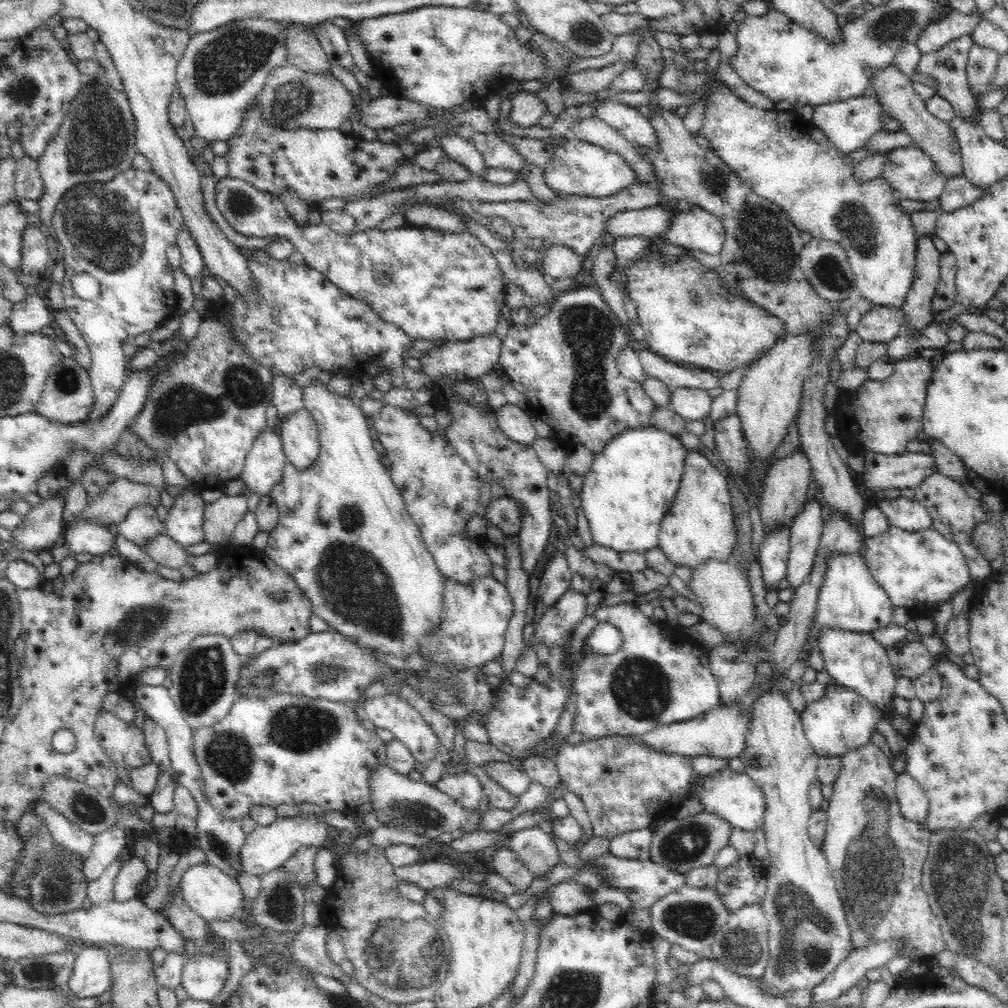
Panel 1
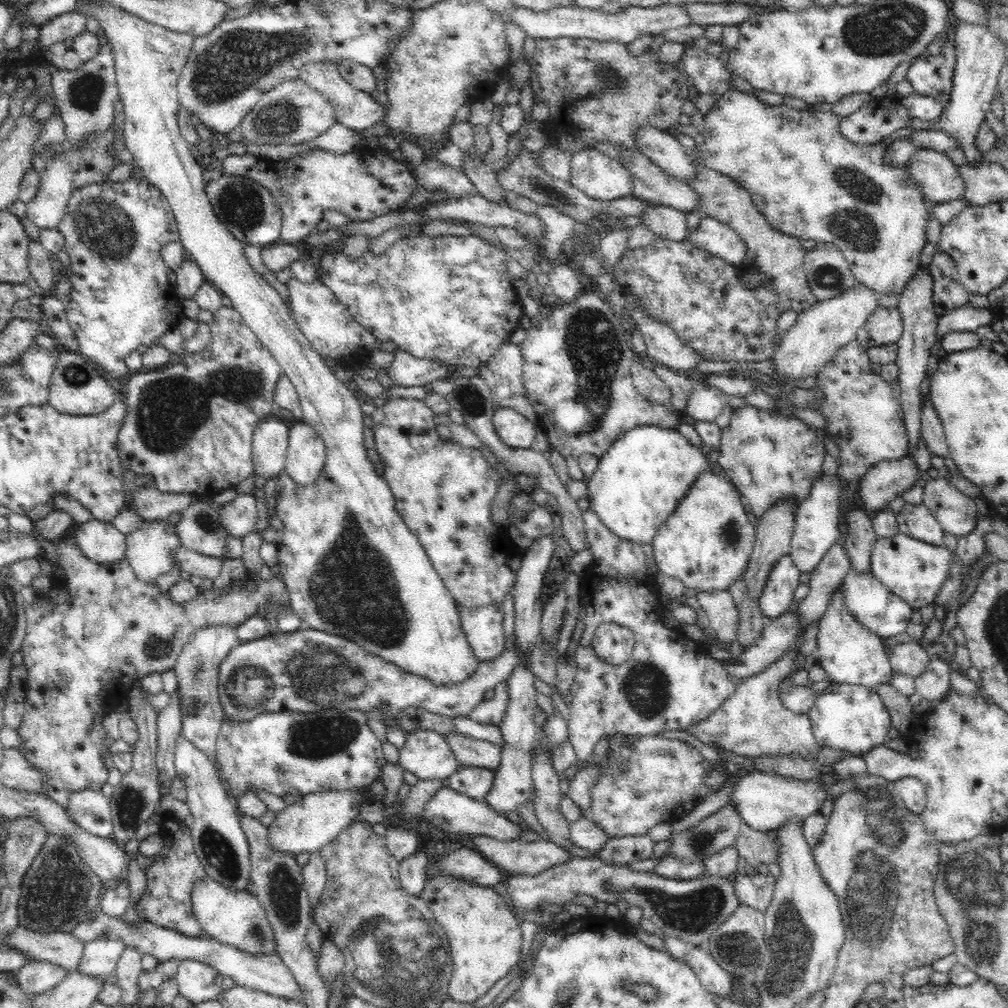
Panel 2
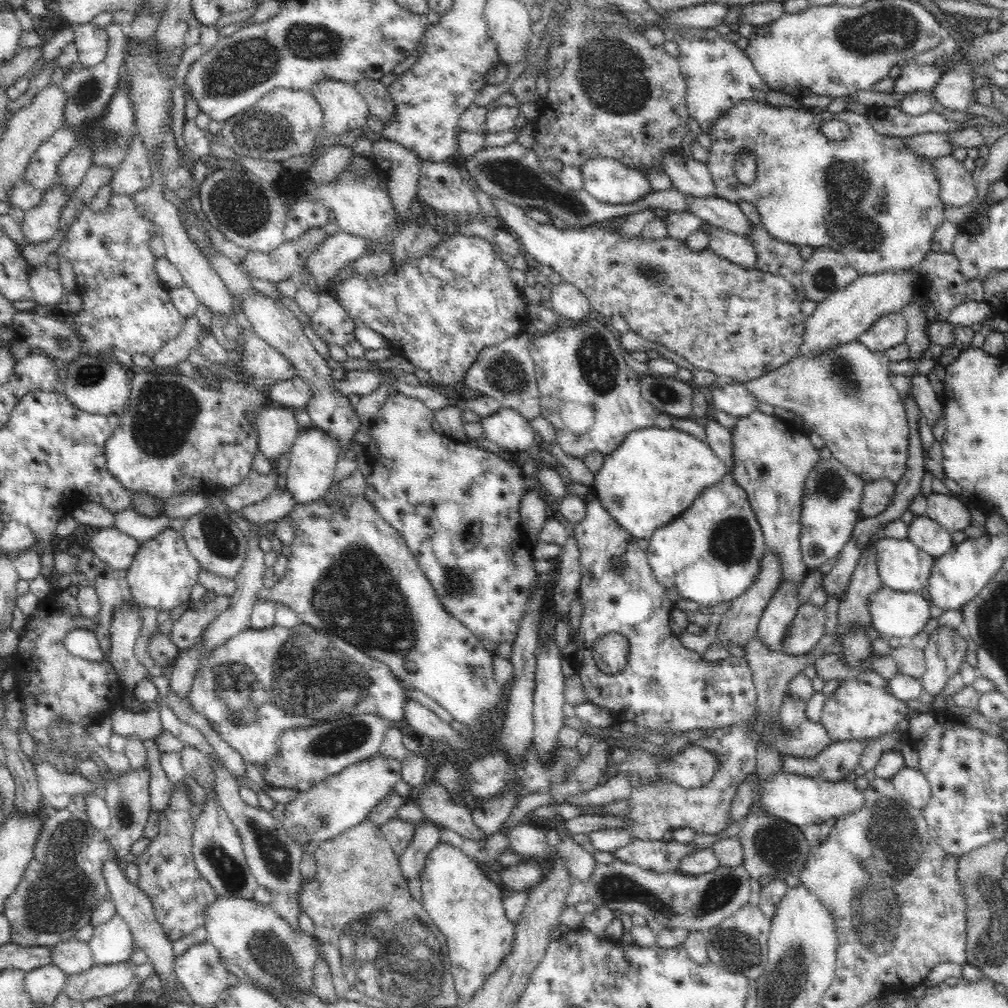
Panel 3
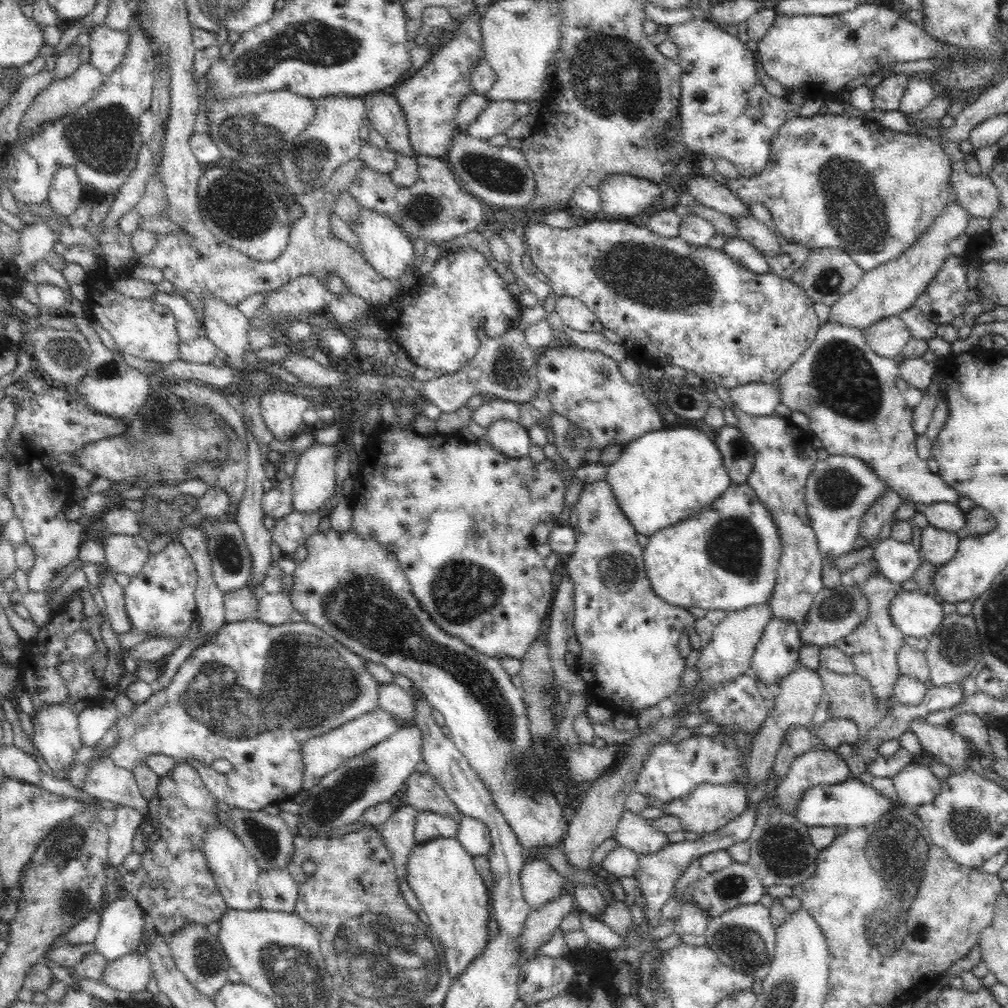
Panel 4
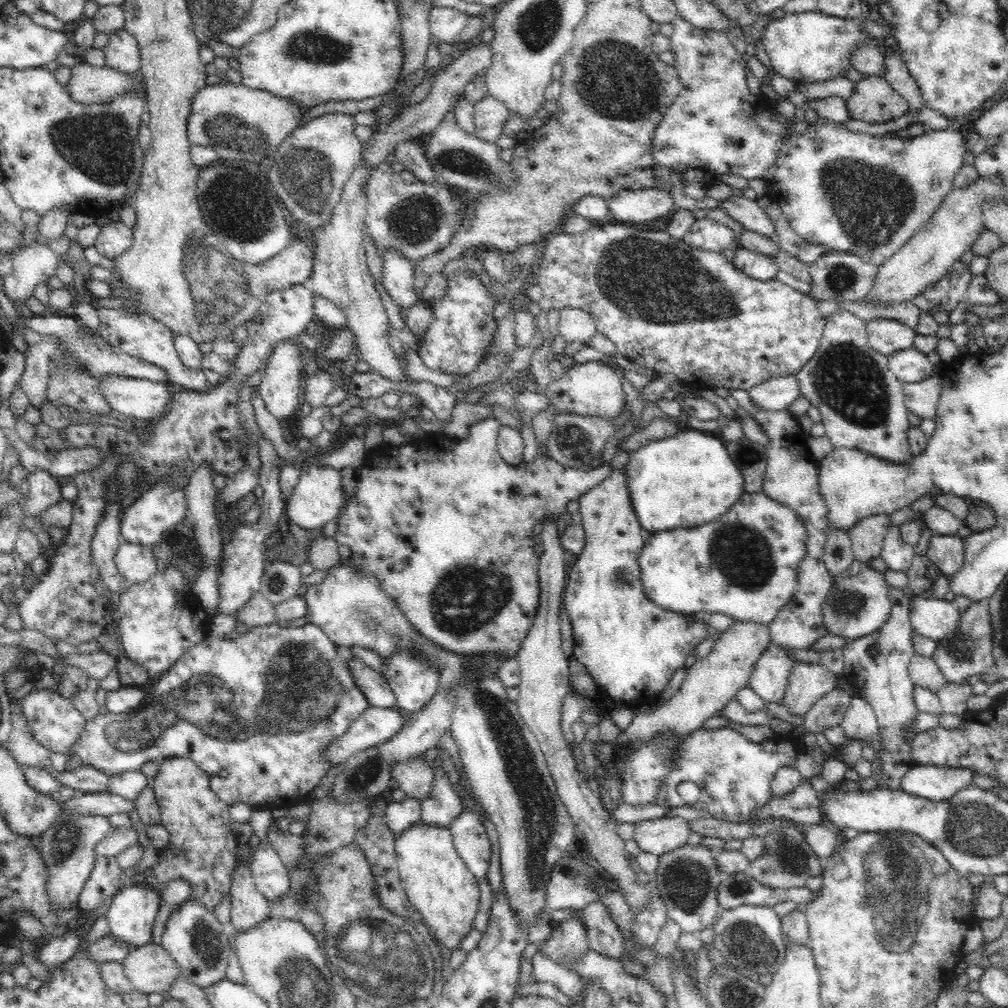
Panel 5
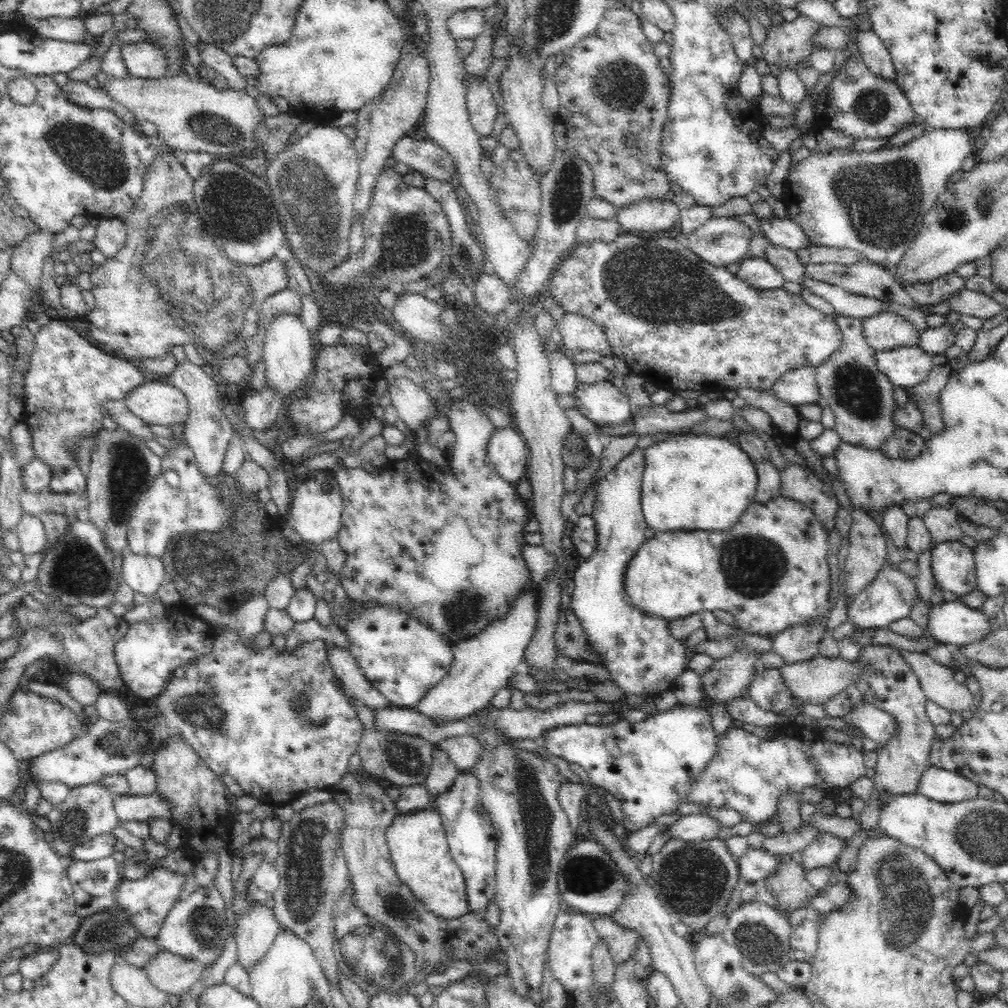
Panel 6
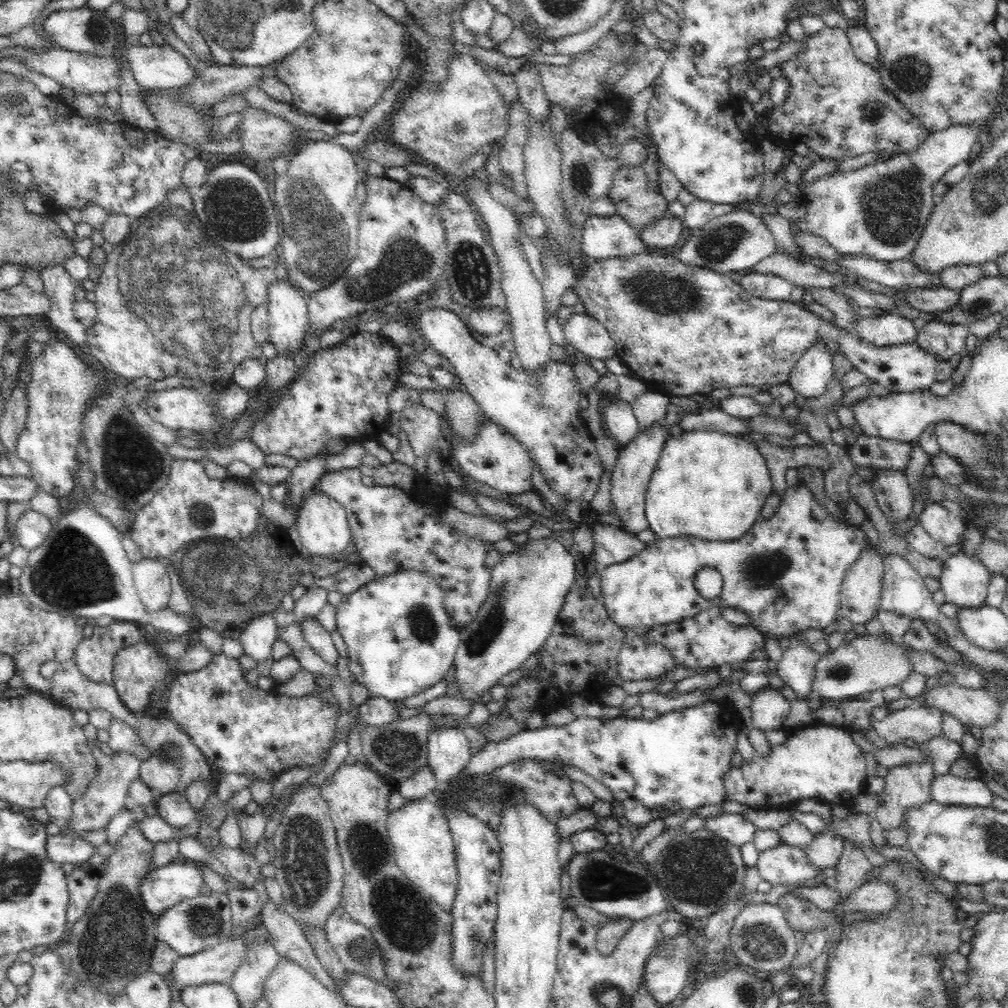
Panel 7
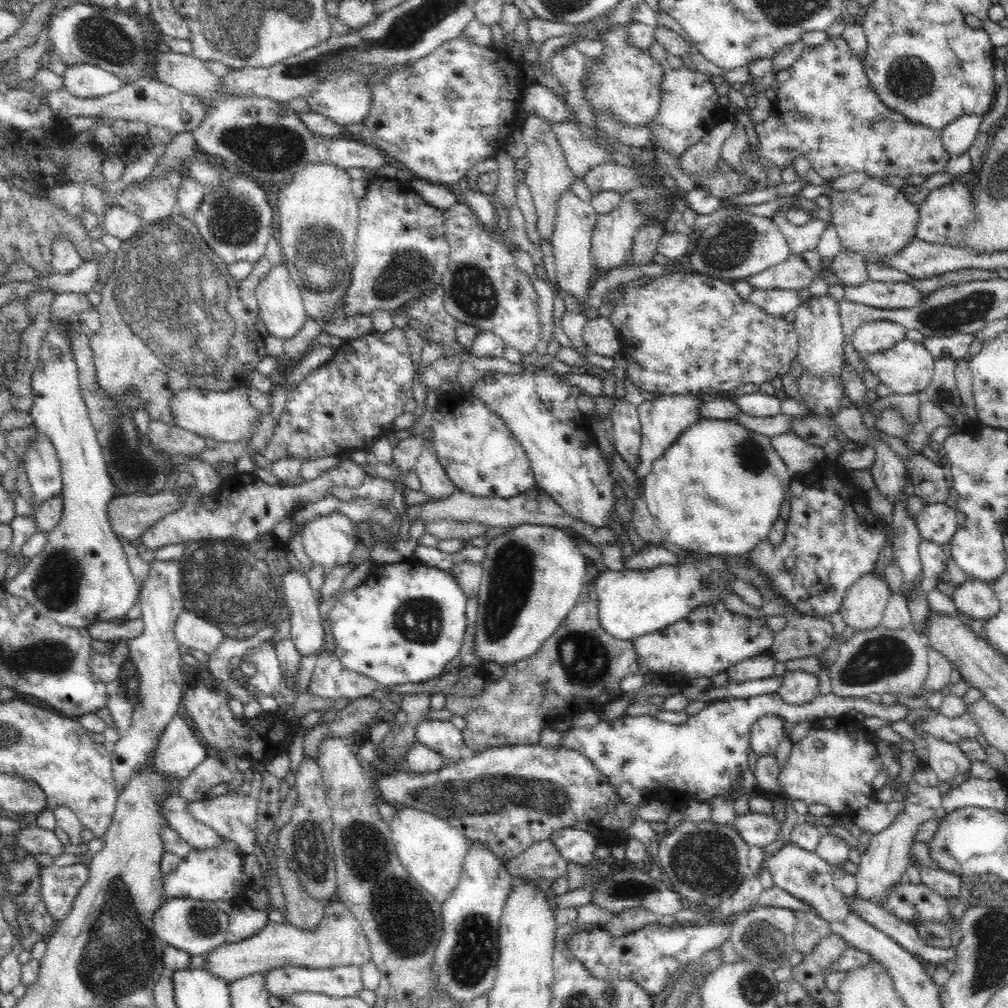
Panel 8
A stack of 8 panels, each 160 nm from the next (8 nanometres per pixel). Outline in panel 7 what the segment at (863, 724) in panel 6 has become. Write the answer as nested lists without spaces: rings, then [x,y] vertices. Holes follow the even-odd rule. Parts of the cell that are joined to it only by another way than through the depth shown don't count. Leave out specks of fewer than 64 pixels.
[[[935,706],[906,707],[889,711],[884,720],[871,722],[874,736],[879,735],[888,742],[920,744],[943,734],[943,710]]]

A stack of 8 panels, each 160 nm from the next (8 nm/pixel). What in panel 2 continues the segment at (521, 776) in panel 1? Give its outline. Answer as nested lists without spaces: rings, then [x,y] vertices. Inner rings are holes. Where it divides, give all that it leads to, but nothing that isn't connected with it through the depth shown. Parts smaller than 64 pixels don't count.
[[[452,730],[450,734],[442,735],[454,753],[458,769],[468,765],[488,767],[494,771],[498,768],[498,762],[500,762],[500,747],[498,745],[468,737],[456,730]]]

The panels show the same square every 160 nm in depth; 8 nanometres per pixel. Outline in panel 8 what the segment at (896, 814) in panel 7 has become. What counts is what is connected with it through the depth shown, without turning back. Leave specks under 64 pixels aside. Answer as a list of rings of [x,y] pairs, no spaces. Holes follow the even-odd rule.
[[[917,788],[906,794],[904,798],[904,812],[896,818],[896,822],[886,828],[883,832],[872,836],[869,840],[869,845],[861,855],[860,863],[857,864],[858,871],[855,873],[857,887],[854,892],[854,897],[858,899],[872,902],[883,907],[889,899],[887,894],[904,880],[904,874],[909,866],[913,863],[910,861],[912,848],[916,845],[916,834],[920,830],[920,826],[928,820],[937,818],[942,811],[942,796],[938,788]]]

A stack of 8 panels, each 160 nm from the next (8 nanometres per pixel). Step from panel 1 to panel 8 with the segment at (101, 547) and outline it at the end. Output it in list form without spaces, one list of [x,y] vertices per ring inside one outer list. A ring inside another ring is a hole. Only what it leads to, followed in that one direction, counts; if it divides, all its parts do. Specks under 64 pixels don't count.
[[[158,560],[149,562],[151,569],[148,579],[142,586],[141,617],[142,634],[136,638],[119,638],[113,641],[92,639],[90,646],[97,652],[110,652],[116,646],[128,646],[129,658],[133,659],[139,674],[139,703],[135,706],[131,725],[128,730],[115,742],[115,750],[111,756],[113,778],[118,792],[128,783],[130,774],[144,768],[148,758],[155,754],[159,737],[163,734],[168,723],[180,713],[183,697],[182,670],[183,661],[176,640],[174,625],[178,615],[185,609],[181,590],[182,574],[179,560]]]

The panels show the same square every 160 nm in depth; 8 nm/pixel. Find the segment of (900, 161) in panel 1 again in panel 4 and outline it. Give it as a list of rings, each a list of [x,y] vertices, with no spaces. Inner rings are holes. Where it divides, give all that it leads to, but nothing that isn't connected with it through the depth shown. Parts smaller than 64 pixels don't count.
[[[952,171],[951,186],[956,190],[957,203],[970,217],[986,218],[991,222],[1001,209],[999,190],[988,176]]]

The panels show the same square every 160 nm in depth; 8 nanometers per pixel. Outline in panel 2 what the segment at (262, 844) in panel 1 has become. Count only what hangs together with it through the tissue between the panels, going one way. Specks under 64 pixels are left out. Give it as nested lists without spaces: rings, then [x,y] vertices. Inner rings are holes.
[[[343,789],[312,792],[302,796],[296,802],[278,812],[275,820],[268,828],[270,845],[276,851],[288,852],[294,855],[319,852],[326,844],[333,842],[338,834],[358,821],[362,804],[372,798],[366,789]]]

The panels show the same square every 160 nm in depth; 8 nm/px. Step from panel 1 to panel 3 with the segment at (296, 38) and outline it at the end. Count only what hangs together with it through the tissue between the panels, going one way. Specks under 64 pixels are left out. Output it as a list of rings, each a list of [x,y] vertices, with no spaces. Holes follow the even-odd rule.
[[[323,80],[314,85],[311,93],[323,113],[321,135],[343,135],[370,120],[364,97],[350,84]]]

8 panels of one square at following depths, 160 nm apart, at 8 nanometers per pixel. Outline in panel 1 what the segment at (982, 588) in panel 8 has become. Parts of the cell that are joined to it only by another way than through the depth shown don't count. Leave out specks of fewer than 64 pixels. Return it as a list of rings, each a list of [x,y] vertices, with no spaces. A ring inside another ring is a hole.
[[[915,498],[880,499],[876,502],[876,506],[884,512],[889,523],[896,528],[906,530],[906,532],[932,529],[933,516]]]

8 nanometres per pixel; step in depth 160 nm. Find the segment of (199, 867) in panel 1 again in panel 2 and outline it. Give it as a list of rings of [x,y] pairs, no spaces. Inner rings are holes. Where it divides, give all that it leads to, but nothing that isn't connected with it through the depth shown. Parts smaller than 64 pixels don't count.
[[[208,875],[194,883],[191,893],[193,913],[201,925],[204,936],[250,955],[277,954],[274,929],[256,895],[250,894],[247,890],[226,888]]]

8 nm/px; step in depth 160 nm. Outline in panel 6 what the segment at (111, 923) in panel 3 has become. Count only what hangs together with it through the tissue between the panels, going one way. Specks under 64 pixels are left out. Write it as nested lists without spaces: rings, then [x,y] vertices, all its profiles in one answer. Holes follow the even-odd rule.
[[[155,868],[138,880],[122,879],[117,886],[117,907],[130,914],[130,923],[146,939],[156,939],[164,920],[175,902],[180,900],[180,891],[185,885],[186,875],[174,873],[166,868]]]

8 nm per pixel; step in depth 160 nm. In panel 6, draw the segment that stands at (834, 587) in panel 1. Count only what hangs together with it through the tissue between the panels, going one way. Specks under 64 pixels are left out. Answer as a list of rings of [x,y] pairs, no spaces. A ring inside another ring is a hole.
[[[957,598],[932,606],[926,631],[937,642],[961,647],[981,641],[991,631],[991,624],[981,608],[972,608]]]

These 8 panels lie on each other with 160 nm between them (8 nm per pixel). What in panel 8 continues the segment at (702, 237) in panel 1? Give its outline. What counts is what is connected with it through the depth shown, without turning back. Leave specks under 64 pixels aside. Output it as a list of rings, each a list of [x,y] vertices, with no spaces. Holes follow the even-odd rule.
[[[752,289],[749,302],[771,316],[782,316],[795,312],[801,304],[796,290]]]

